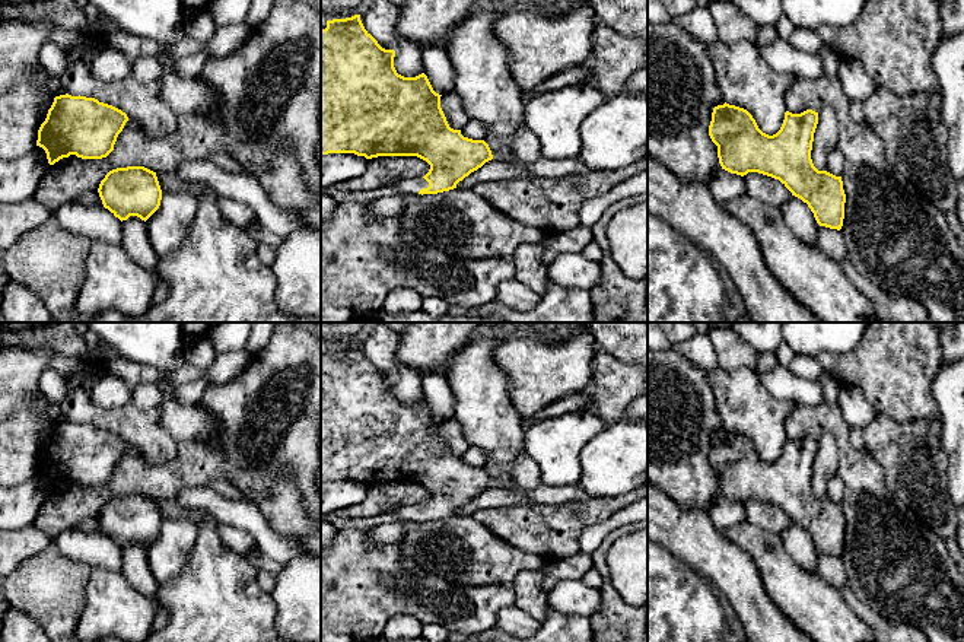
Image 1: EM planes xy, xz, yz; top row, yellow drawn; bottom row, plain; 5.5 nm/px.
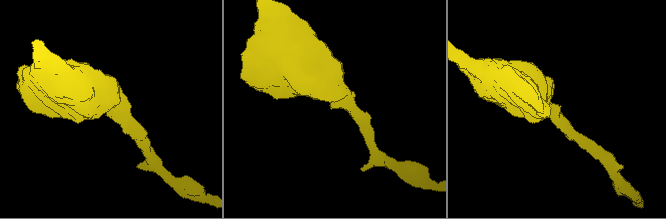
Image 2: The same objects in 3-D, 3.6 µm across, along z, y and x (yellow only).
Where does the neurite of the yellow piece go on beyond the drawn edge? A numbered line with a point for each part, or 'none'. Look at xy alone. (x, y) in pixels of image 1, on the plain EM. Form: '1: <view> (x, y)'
none

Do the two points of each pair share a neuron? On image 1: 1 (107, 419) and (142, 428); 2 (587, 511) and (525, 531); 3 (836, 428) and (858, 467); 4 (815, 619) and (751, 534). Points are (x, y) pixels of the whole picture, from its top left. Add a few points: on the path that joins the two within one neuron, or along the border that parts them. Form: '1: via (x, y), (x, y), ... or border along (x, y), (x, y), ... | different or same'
1: via (115, 420), (127, 420), (133, 425) | same
2: via (572, 518), (557, 528), (540, 528) | same
3: via (843, 438), (849, 457) | same
4: via (804, 598), (780, 575), (767, 555) | same

